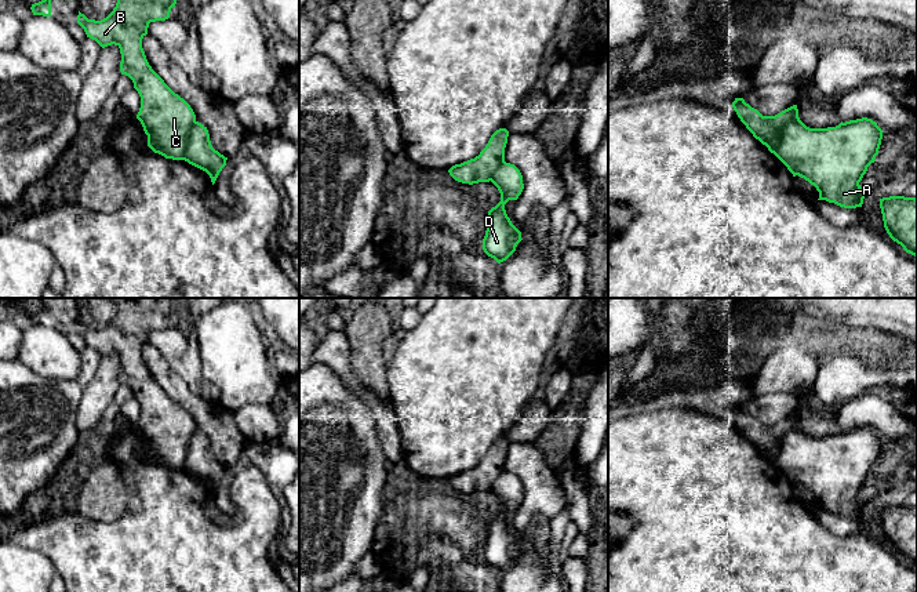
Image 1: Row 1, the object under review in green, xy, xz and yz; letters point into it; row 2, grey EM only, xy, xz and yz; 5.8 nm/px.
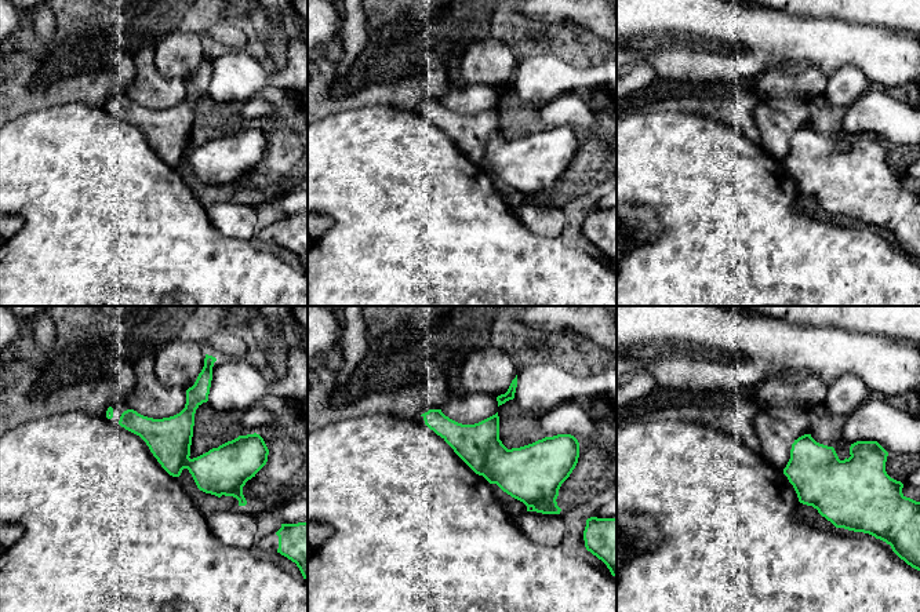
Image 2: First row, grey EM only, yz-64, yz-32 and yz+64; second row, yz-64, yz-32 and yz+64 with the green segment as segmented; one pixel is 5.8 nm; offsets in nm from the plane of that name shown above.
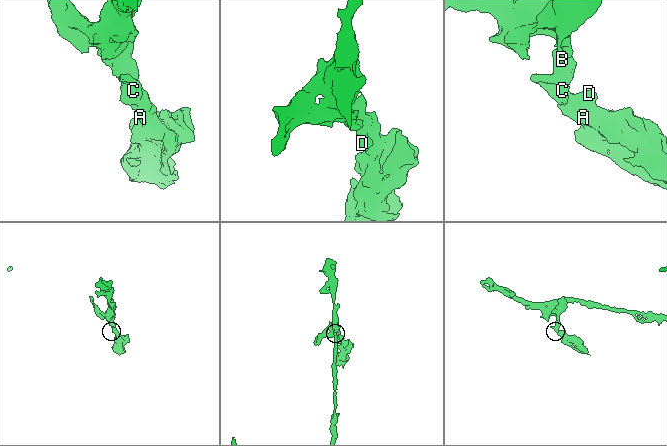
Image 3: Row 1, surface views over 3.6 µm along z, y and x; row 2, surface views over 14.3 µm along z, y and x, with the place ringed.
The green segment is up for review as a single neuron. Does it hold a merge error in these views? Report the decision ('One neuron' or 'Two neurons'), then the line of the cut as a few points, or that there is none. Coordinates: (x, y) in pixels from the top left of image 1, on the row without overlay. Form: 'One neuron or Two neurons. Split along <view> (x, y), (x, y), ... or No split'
Two neurons. Split along yz (797, 424), (785, 435), (775, 464)

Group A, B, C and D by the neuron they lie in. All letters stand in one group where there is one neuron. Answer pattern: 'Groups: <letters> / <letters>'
Groups: A D / B C

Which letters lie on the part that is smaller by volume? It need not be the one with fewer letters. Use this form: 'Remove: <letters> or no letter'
Remove: A, D

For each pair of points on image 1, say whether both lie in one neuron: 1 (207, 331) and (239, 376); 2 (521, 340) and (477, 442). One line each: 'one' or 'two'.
1: one
2: one

